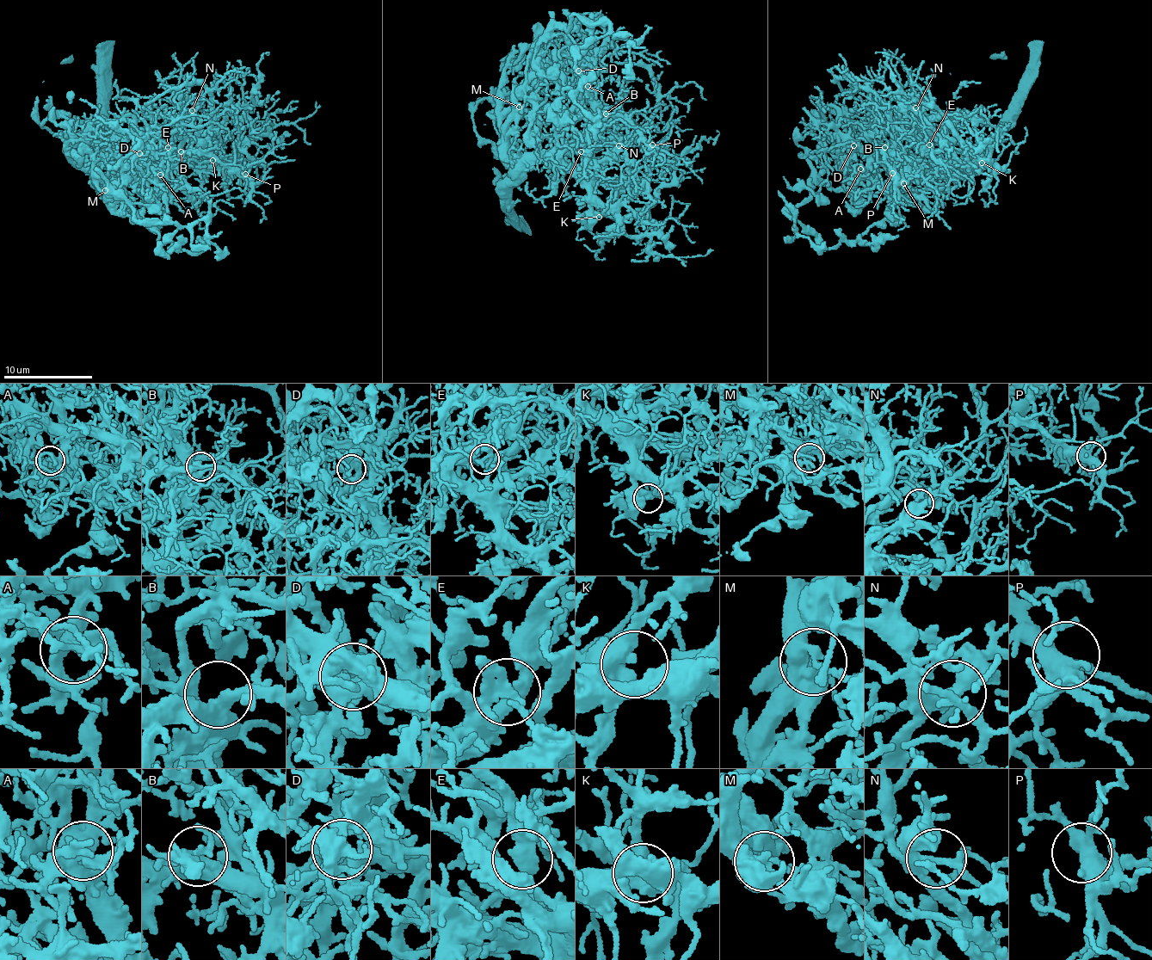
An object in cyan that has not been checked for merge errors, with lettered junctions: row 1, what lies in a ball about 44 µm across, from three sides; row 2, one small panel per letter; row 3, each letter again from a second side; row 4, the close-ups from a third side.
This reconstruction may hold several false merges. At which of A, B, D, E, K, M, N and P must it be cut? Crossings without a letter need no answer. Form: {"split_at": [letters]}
{"split_at": ["M"]}

